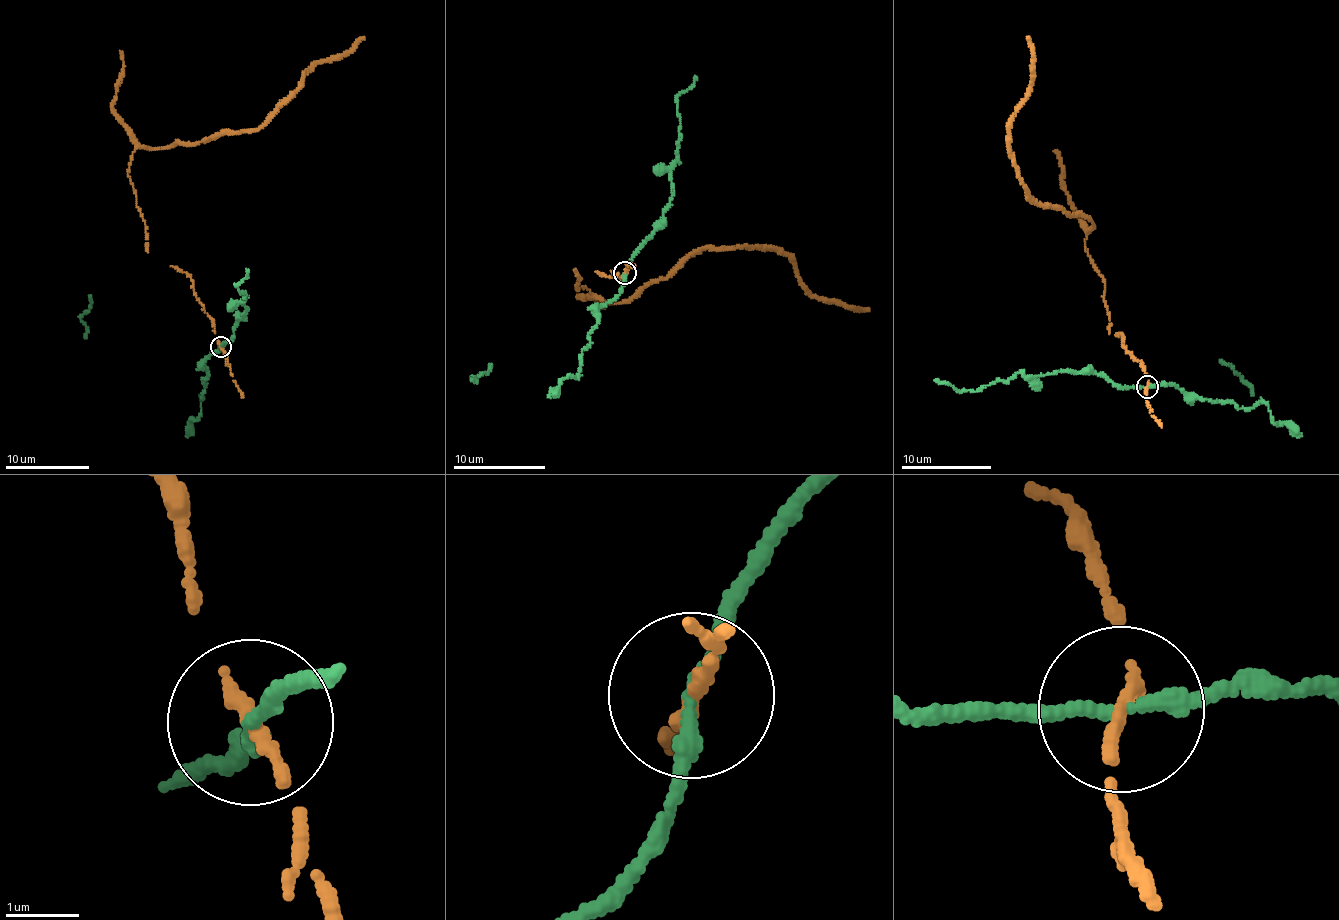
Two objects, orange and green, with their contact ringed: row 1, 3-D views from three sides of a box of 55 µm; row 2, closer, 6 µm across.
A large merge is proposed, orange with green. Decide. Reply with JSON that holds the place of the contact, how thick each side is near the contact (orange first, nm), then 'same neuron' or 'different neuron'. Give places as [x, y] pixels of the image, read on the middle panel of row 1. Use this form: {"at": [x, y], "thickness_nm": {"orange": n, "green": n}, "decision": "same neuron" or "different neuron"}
{"at": [625, 273], "thickness_nm": {"orange": 220, "green": 190}, "decision": "different neuron"}

